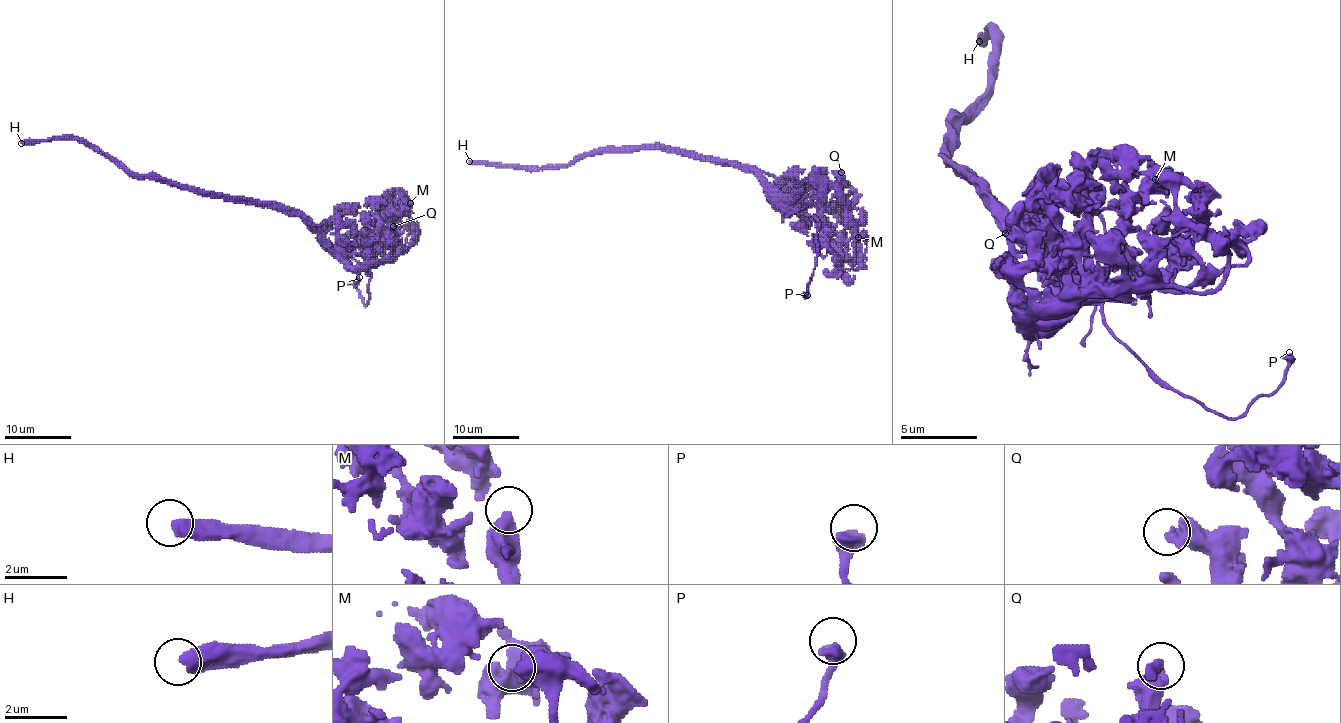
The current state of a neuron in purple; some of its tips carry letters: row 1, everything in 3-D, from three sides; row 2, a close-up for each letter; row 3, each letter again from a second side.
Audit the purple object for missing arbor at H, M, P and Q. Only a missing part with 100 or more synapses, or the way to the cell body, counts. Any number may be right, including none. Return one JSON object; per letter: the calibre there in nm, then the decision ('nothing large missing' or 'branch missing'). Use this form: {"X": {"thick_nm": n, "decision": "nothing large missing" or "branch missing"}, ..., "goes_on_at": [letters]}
{"H": {"thick_nm": 550, "decision": "branch missing"}, "M": {"thick_nm": 500, "decision": "nothing large missing"}, "P": {"thick_nm": 480, "decision": "nothing large missing"}, "Q": {"thick_nm": 340, "decision": "nothing large missing"}, "goes_on_at": ["H"]}

